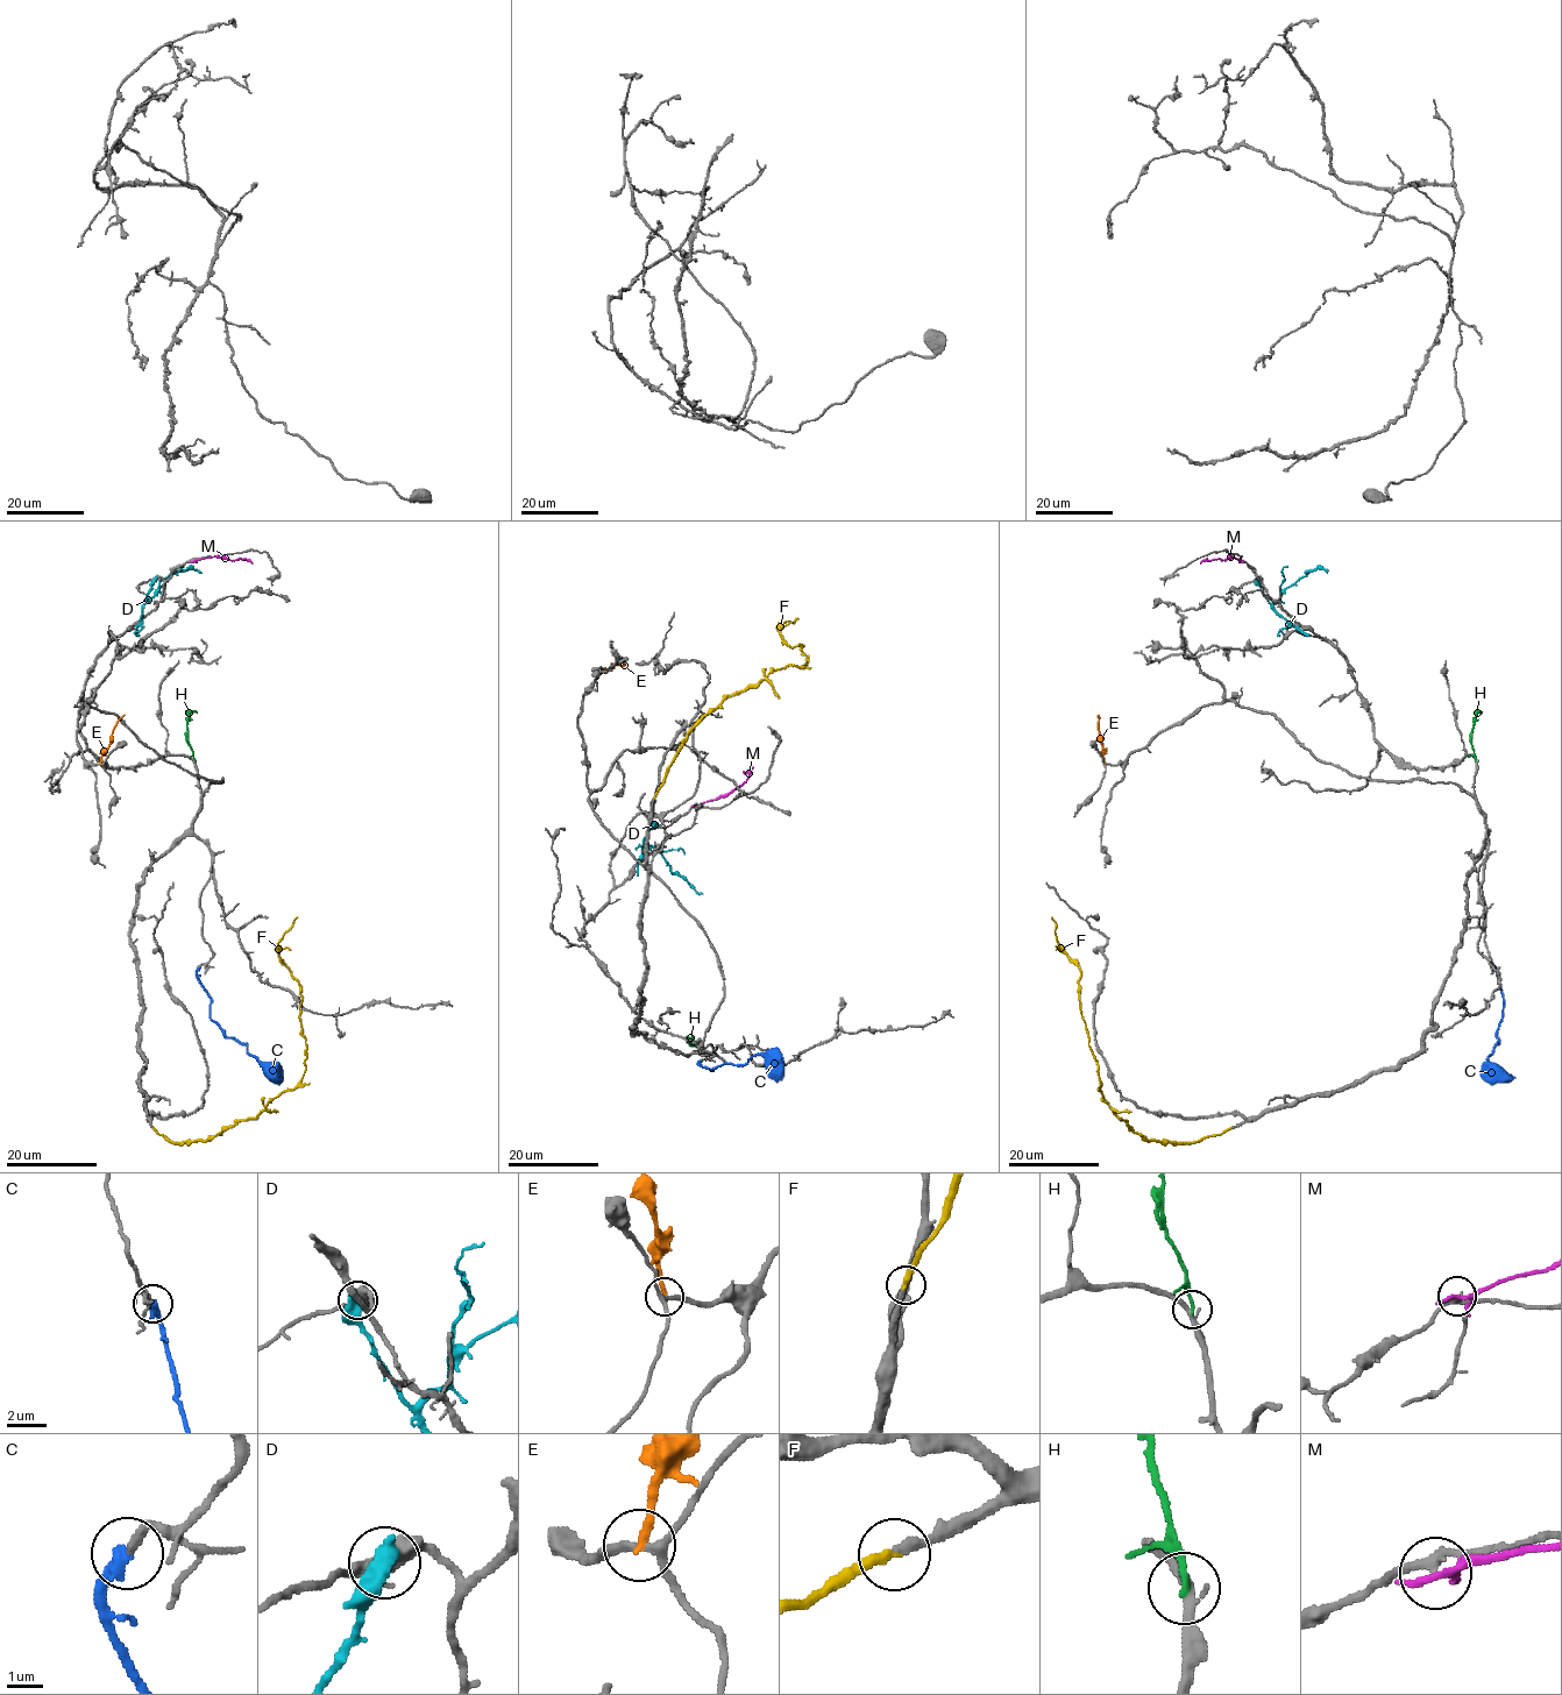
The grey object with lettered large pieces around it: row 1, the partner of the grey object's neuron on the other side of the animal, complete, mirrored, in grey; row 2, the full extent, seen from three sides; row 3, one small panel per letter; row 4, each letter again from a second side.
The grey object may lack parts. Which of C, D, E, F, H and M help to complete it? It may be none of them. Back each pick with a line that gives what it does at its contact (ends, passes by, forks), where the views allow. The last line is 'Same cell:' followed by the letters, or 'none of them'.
C: it ends
F: it ends
Same cell: C, F

